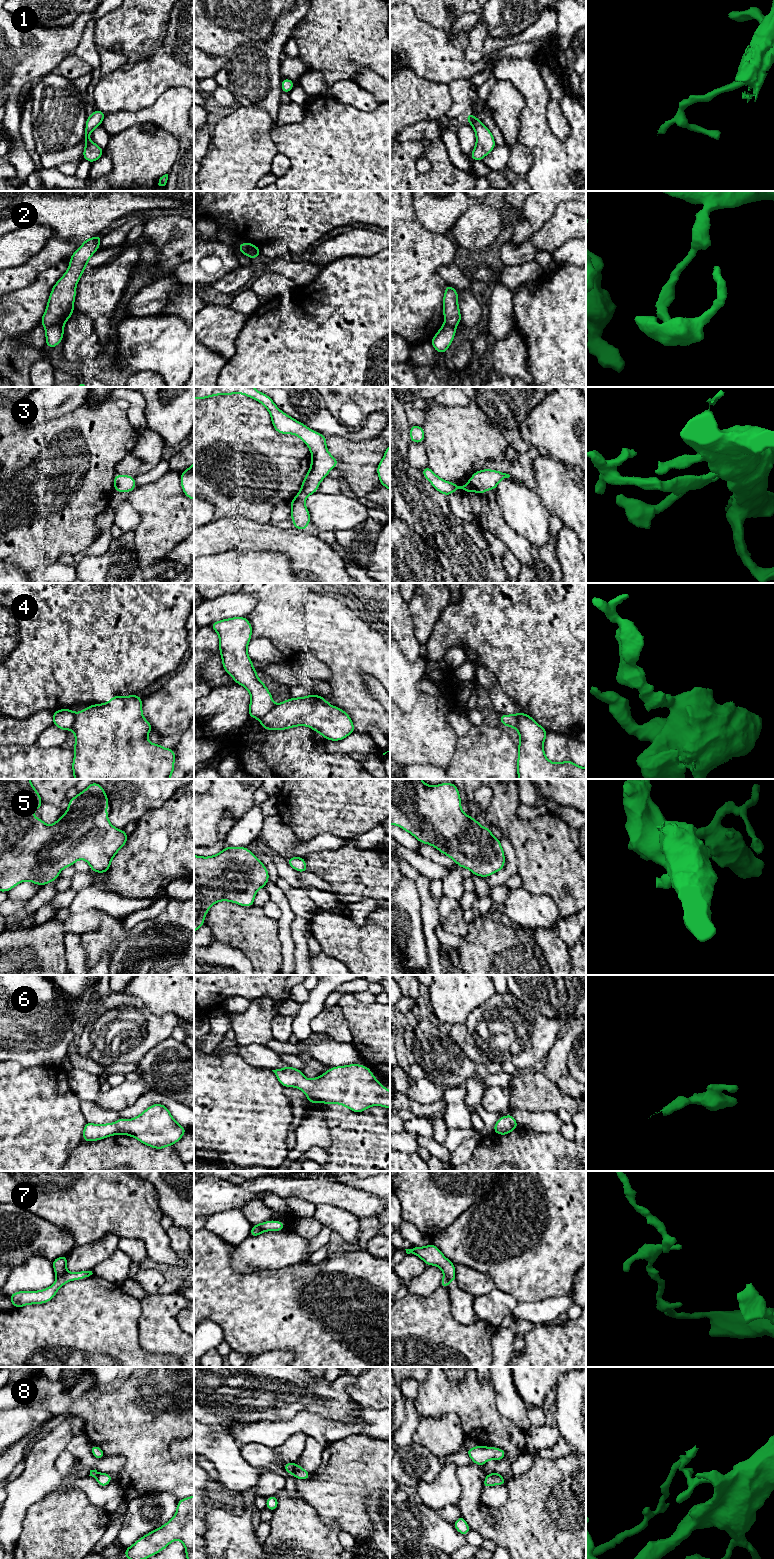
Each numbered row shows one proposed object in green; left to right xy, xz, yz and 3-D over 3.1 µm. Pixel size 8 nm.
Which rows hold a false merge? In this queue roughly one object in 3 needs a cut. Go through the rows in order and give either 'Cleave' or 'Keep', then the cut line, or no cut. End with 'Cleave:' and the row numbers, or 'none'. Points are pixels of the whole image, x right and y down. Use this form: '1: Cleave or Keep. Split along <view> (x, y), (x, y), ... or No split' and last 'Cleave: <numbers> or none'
1: Keep. No split
2: Cleave. Split along xz (240, 244), (248, 249), (258, 249)
3: Keep. No split
4: Cleave. Split along xz (275, 705), (259, 719)
5: Keep. No split
6: Keep. No split
7: Cleave. Split along xz (253, 1225), (256, 1225), (263, 1231)
8: Cleave. Split along xz (295, 1463), (295, 1469), (291, 1473)
Cleave: 2, 4, 7, 8

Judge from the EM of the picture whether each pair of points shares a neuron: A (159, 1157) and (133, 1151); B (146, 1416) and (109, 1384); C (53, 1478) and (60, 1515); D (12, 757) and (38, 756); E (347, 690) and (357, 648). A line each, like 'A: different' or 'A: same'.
A: same
B: different
C: different
D: same
E: same

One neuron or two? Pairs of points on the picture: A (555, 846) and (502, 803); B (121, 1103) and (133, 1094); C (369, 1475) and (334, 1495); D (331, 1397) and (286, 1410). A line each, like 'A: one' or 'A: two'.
A: one
B: one
C: one
D: one

